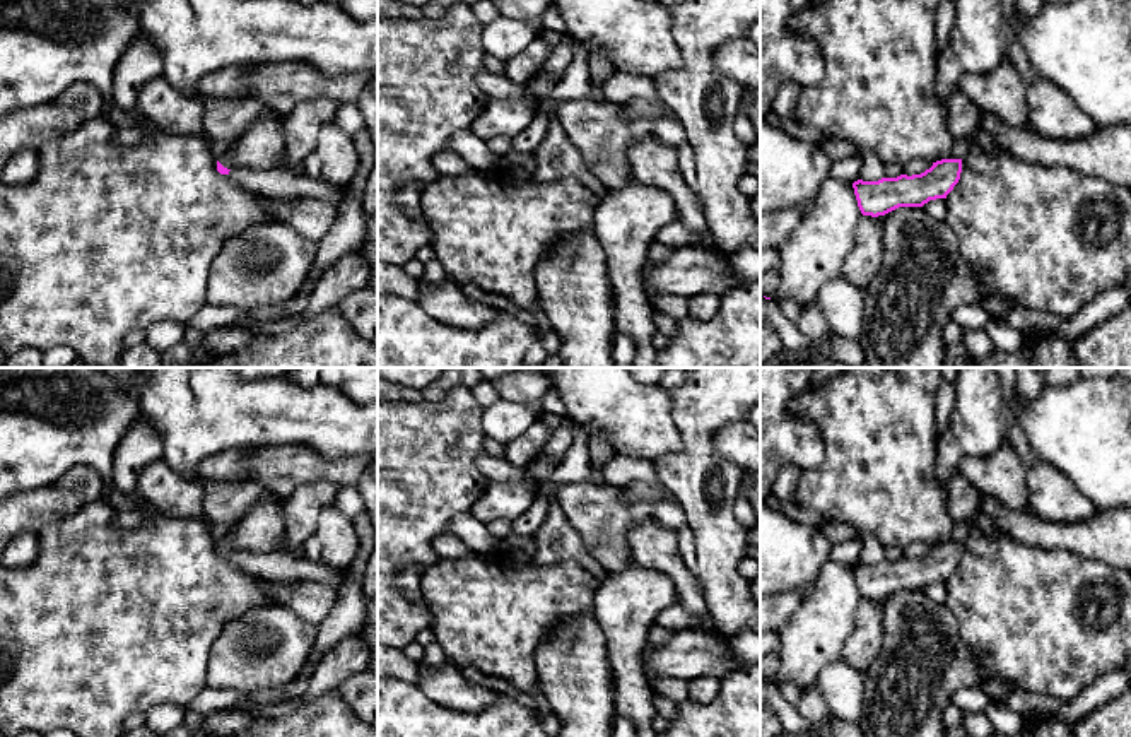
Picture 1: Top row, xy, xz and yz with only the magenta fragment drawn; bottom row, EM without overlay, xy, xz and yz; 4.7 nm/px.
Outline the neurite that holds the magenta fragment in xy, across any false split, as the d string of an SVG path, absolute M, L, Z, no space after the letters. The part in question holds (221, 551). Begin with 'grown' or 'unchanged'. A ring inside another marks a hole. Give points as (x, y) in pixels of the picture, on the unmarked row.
grown | M272 492L258 499L217 542L217 554L229 557L234 551L292 552L284 539L282 501Z

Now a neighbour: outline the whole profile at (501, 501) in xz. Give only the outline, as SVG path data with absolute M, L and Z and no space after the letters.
M526 474L524 481L514 484L490 484L472 504L470 513L489 525L494 520L516 520L533 504L540 484Z

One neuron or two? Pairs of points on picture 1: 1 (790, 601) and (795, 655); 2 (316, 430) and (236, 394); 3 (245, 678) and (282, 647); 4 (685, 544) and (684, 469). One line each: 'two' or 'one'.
1: two
2: one
3: one
4: two

